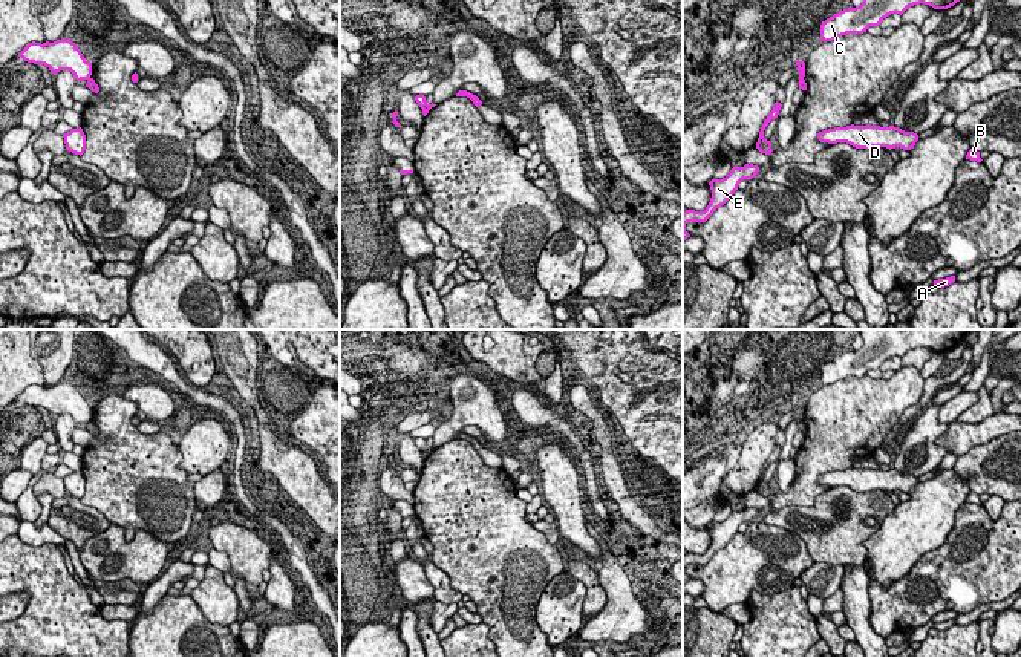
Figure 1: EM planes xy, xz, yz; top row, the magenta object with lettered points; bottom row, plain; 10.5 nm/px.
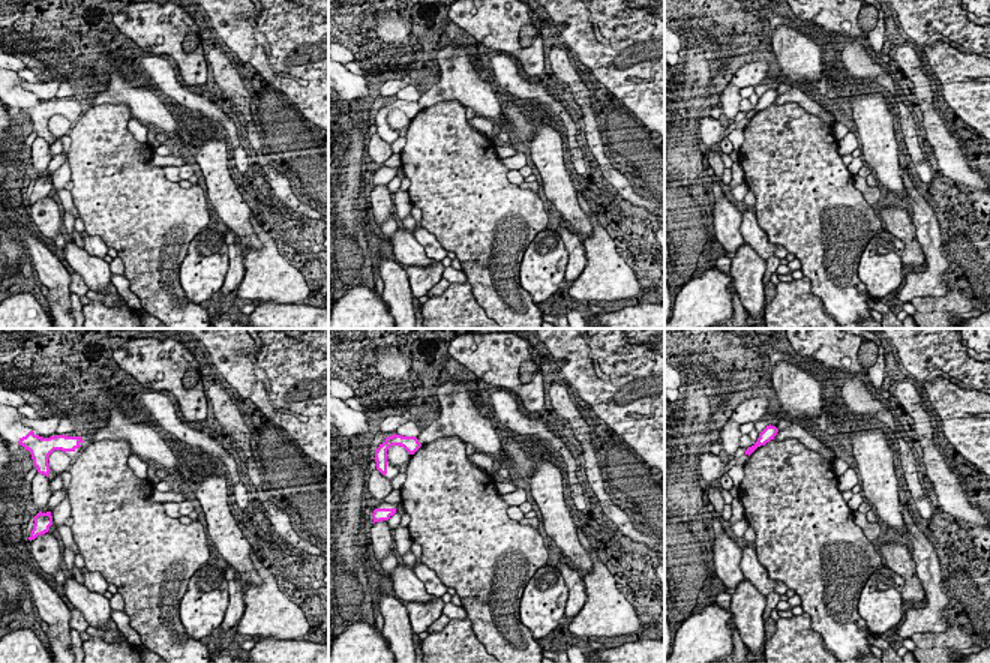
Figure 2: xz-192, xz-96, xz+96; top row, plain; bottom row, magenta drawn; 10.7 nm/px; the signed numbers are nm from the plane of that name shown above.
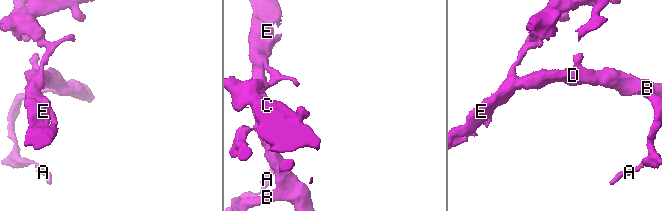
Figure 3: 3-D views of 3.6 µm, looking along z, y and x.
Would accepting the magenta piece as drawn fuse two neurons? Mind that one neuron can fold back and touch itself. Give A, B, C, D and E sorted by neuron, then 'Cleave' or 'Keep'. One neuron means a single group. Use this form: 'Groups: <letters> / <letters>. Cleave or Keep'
Groups: A B D E / C. Cleave

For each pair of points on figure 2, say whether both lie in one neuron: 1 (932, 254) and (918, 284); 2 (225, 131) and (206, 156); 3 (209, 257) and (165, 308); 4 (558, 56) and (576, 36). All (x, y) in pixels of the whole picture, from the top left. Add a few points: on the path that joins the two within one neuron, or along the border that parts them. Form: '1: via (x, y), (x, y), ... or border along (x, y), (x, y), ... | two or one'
1: via (932, 261), (932, 270), (926, 276) | one
2: border along (225, 143), (209, 140), (195, 147) | two
3: border along (188, 252), (180, 266), (180, 287), (198, 305) | two
4: border along (566, 47), (555, 42), (546, 51) | two

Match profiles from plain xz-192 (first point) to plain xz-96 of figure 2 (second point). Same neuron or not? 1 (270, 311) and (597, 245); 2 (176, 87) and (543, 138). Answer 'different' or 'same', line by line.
1: same
2: different

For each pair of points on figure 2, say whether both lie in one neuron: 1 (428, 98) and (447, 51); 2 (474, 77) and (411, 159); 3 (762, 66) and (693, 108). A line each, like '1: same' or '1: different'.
1: same
2: different
3: different

